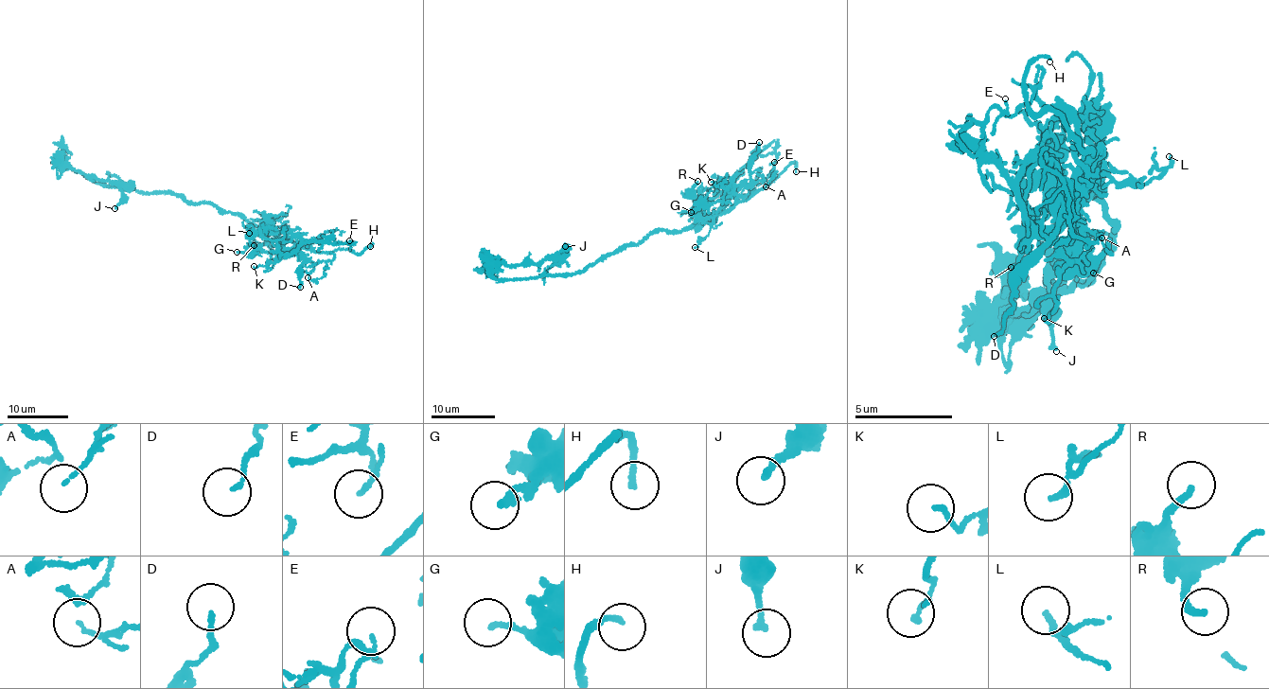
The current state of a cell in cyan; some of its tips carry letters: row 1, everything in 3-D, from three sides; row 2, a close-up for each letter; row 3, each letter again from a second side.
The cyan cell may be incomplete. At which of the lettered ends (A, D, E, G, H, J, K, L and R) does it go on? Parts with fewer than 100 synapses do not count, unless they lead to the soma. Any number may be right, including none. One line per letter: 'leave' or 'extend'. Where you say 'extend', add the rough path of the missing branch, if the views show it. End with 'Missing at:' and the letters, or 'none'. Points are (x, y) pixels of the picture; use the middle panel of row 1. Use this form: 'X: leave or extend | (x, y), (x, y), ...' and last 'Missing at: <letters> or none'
A: leave
D: leave
E: leave
G: leave
H: extend | (796, 171), (782, 217), (773, 228), (760, 257)
J: leave
K: leave
L: leave
R: leave
Missing at: H

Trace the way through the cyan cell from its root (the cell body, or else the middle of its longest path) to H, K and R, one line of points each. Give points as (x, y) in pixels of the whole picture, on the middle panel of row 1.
H: (609, 256), (660, 229), (680, 233), (701, 219), (726, 213), (764, 187), (791, 163), (795, 162), (796, 171)
K: (609, 256), (657, 231), (680, 233), (716, 213), (724, 201), (724, 192), (721, 184), (711, 182)
R: (609, 256), (660, 229), (680, 233), (734, 203), (734, 194), (731, 192), (696, 199), (693, 188), (697, 181)

